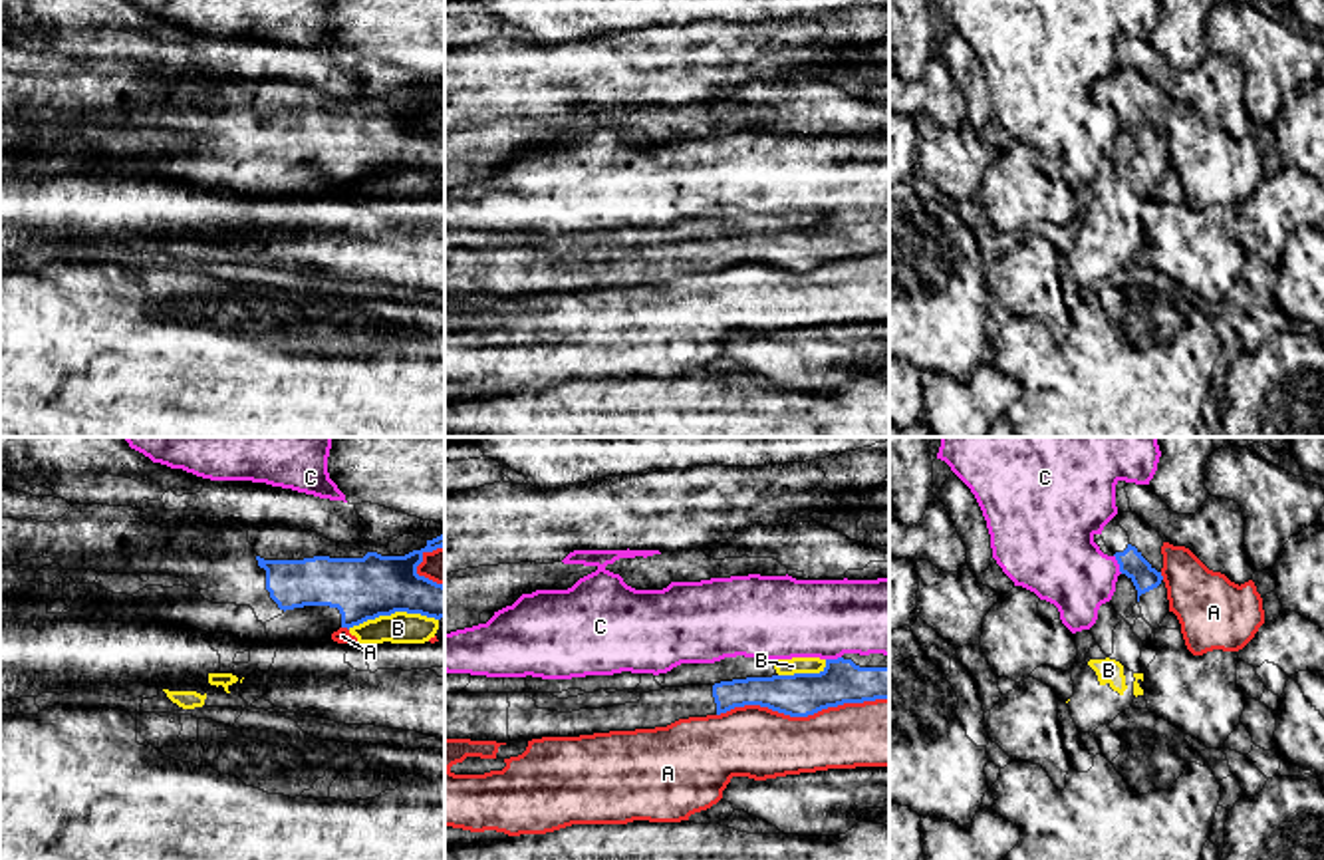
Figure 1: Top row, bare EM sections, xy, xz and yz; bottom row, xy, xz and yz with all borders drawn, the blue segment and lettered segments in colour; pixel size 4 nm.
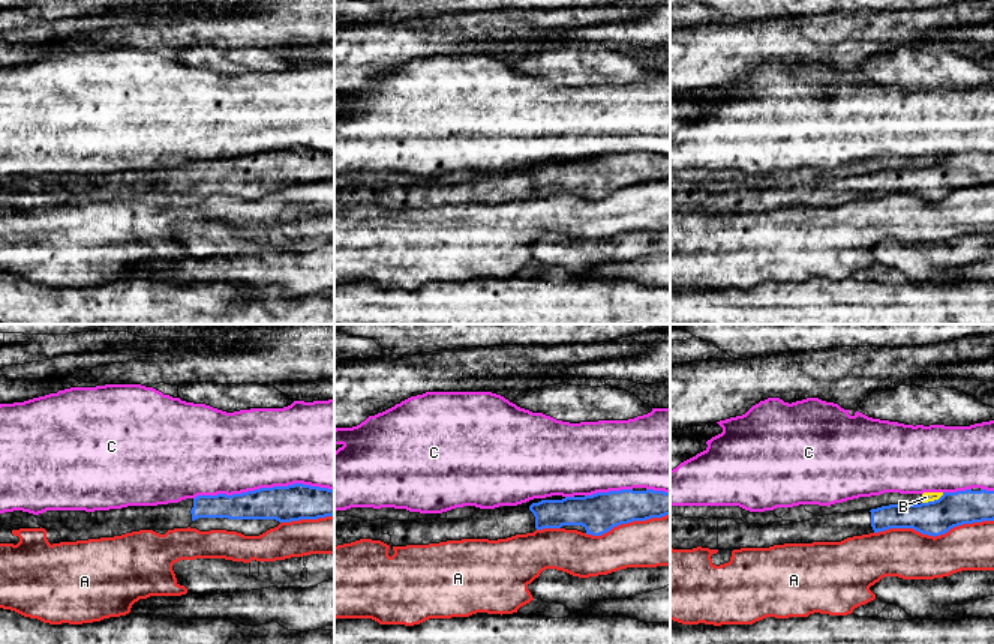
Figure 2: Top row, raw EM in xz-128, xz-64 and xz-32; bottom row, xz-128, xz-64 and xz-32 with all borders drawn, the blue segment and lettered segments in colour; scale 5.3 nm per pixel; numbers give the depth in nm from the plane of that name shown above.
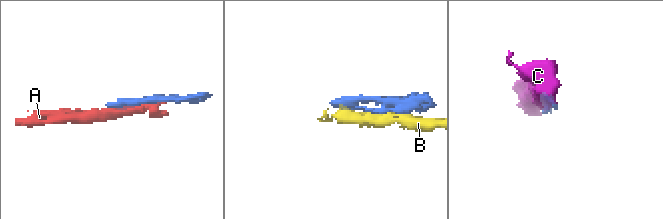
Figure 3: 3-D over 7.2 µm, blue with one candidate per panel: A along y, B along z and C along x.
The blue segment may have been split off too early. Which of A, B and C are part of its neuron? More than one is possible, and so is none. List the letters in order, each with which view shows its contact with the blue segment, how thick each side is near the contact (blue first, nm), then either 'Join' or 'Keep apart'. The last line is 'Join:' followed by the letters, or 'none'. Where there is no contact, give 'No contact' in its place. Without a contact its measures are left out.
A: Touches blue in xz. Thickness 180 nm (blue) against 300 nm. Keep apart
B: Touches blue in xy. Thickness 260 nm (blue) against 130 nm. Keep apart
C: Touches blue in yz. Thickness 100 nm (blue) against 340 nm. Keep apart
Join: none

